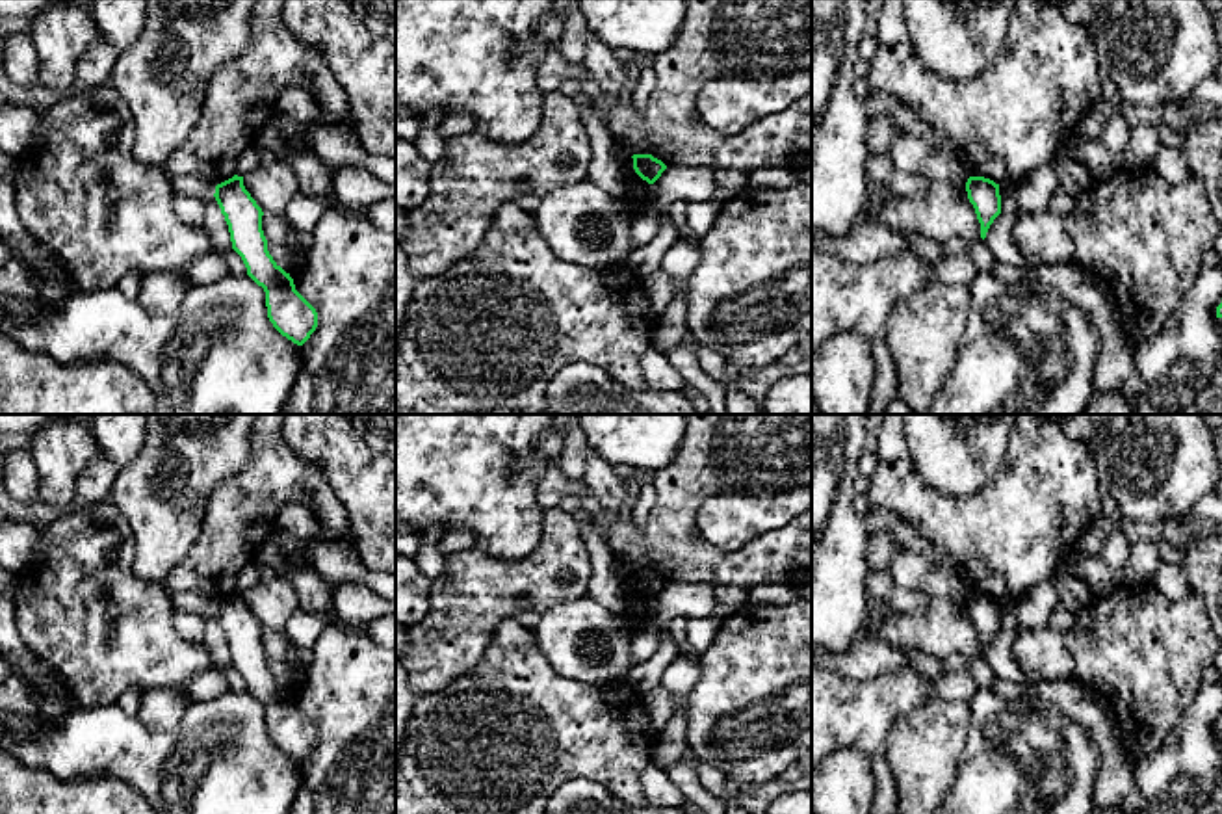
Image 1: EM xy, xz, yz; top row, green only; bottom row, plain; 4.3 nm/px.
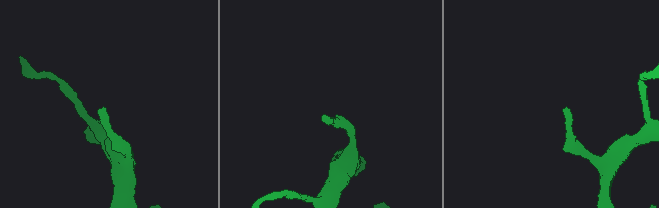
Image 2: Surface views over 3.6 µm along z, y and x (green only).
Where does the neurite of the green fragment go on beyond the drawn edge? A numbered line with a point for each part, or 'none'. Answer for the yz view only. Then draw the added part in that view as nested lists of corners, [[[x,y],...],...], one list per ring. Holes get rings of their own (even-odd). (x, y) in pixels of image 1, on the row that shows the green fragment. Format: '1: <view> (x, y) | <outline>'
none

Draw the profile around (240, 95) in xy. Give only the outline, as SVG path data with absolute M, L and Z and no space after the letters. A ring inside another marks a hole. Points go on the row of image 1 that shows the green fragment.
M258 0L253 7L253 39L243 54L208 80L204 106L186 141L169 154L171 177L199 175L214 186L236 175L238 156L269 123L282 87L299 85L334 119L349 117L344 87L327 59L275 28L286 0Z

